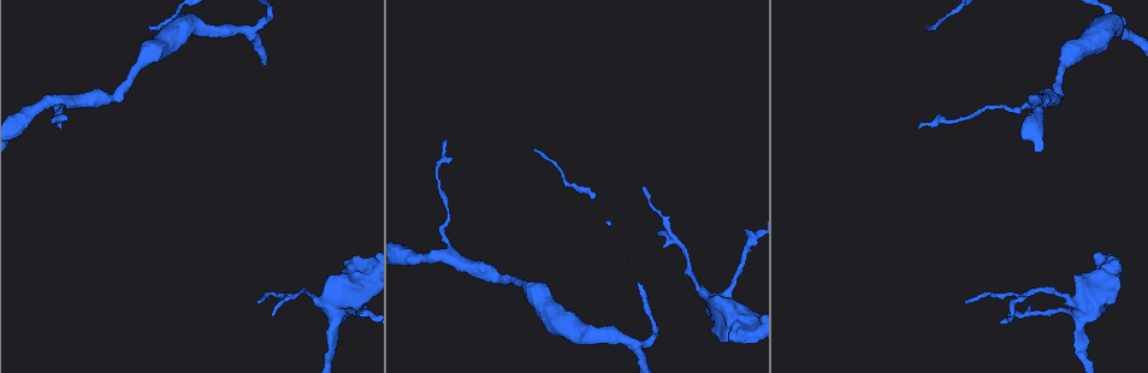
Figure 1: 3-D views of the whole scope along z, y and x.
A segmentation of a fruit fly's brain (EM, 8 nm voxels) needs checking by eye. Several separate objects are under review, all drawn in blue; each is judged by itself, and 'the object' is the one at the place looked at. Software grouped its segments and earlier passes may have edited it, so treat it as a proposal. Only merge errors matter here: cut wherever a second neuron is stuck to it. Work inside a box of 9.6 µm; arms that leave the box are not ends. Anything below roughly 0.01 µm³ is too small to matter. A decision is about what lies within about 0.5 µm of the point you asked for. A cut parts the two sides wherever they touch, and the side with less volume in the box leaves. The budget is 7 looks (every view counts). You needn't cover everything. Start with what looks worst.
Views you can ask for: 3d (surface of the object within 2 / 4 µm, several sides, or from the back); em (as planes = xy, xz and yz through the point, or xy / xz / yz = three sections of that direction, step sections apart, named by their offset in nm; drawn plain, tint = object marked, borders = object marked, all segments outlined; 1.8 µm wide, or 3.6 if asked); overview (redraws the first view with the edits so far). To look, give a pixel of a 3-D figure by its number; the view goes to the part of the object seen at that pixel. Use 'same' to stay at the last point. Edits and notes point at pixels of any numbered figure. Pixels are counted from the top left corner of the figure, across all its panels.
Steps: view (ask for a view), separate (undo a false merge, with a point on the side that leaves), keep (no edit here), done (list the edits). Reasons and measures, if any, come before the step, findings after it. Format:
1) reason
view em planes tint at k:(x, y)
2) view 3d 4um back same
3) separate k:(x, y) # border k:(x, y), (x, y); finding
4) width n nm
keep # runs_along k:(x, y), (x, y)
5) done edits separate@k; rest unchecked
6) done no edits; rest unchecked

thin arm on a thick one
view em 3.6um xz step 16 borders at 1:(1088, 305)

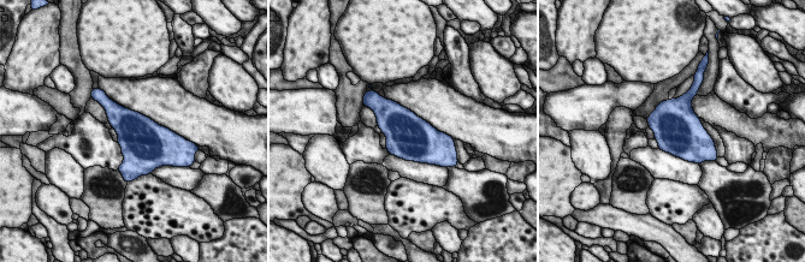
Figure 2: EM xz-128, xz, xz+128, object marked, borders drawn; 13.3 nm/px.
width 550 nm
keep # all the same neuron

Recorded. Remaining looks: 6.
a fork
view em 3.6um planes tint at 1:(63, 100)

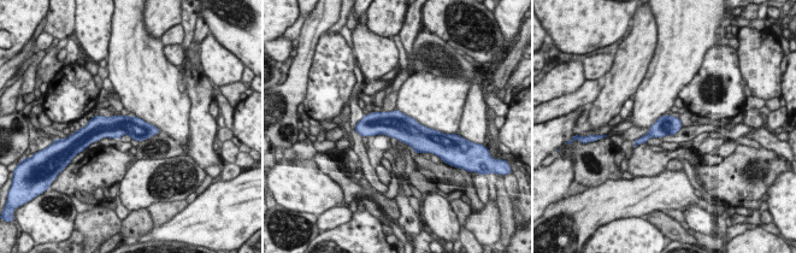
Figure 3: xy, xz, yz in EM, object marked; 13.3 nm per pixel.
width 260 nm
keep # continuous, no second neuron

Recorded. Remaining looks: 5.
sudden change in width
view 3d 4um at 1:(1124, 32)

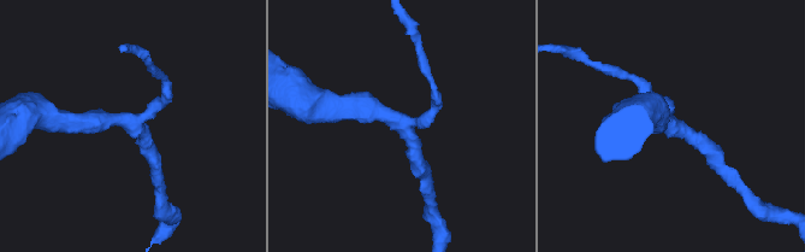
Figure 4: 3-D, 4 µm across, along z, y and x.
arms 3; arm_widths 170, 240, 340 nm; now the EM
view em planes tint at 4:(133, 121)

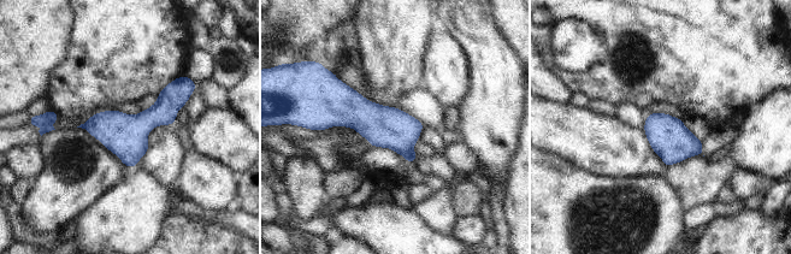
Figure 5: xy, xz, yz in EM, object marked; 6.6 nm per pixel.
keep # one neuron here

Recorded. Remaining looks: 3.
done no edits; rest unchecked

